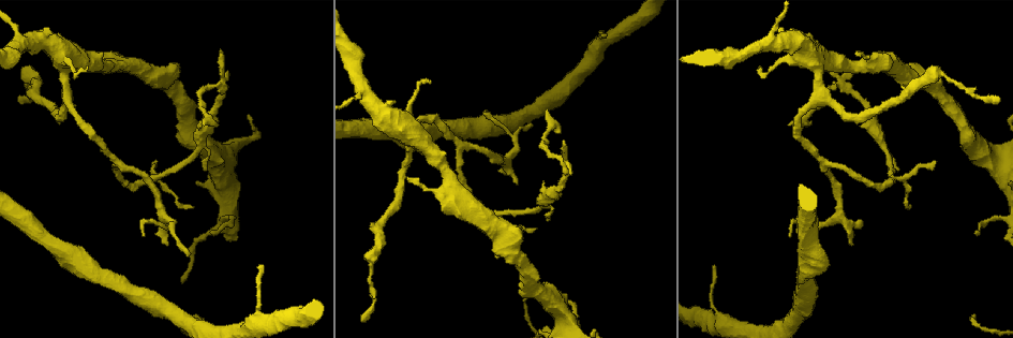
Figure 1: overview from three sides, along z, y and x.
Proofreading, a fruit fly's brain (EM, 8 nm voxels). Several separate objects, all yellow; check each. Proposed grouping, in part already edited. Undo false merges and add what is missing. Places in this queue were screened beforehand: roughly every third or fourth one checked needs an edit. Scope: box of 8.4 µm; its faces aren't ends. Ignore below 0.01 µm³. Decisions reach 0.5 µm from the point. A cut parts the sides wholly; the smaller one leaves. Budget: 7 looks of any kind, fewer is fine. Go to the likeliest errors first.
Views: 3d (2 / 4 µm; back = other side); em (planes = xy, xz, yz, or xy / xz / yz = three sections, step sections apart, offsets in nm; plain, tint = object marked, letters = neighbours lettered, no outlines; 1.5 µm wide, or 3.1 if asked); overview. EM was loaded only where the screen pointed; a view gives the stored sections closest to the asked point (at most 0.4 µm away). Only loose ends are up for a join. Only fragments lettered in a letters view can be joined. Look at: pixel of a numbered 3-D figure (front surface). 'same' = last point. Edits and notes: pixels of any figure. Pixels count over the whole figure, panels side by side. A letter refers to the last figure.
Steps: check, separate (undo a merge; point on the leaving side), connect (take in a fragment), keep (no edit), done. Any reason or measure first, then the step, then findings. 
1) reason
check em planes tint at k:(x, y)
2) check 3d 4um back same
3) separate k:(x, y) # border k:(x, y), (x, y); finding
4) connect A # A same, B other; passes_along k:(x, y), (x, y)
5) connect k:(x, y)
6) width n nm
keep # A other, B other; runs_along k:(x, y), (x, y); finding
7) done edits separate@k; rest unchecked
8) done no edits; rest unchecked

tapers out
check 3d 4um at 1:(907, 206)

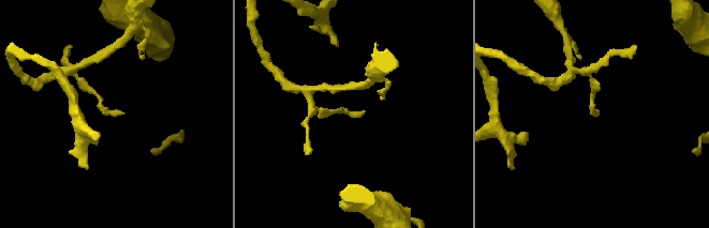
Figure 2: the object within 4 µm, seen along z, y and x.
shape alone is not enough
check em planes tint at 2:(362, 113)

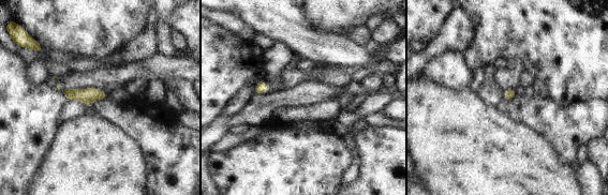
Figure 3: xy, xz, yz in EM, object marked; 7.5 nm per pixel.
check em planes letters same

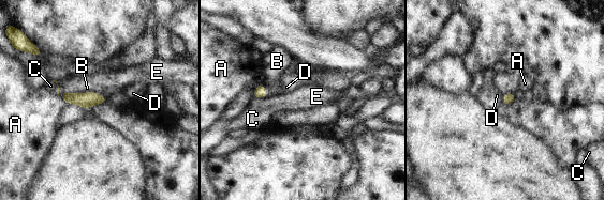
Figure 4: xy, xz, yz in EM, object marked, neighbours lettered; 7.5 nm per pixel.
keep # A other, B other, C other, D other, E other; border 4:(80, 92), (65, 91), (61, 95); no lettered fragment goes on from it

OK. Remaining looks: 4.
free end
check em xy step 4 tint at 1:(212, 233)

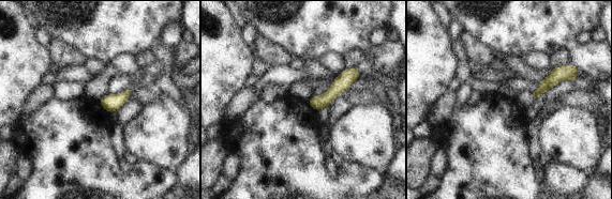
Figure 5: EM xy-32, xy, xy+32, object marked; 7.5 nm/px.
another direction
check em planes letters same

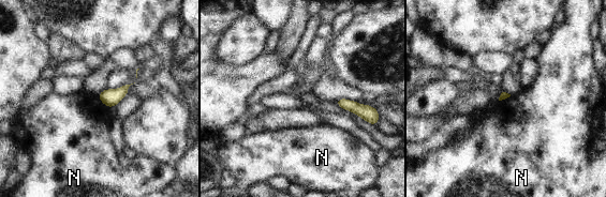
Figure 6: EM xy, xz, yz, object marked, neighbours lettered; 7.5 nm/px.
keep # N other; border 6:(97, 94), (108, 108); none of them fits

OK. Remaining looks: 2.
done no edits; rest unchecked

